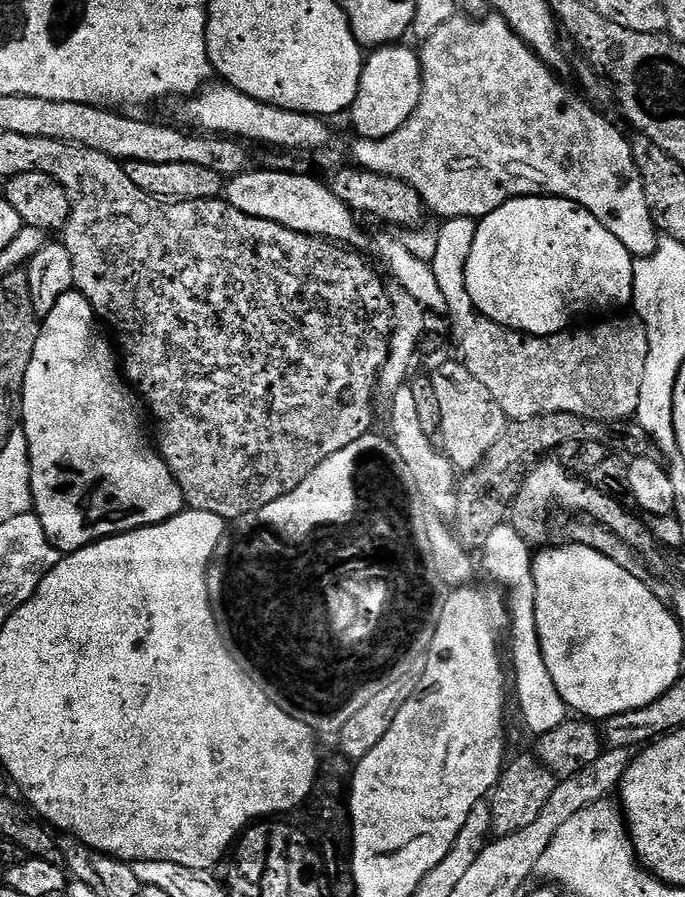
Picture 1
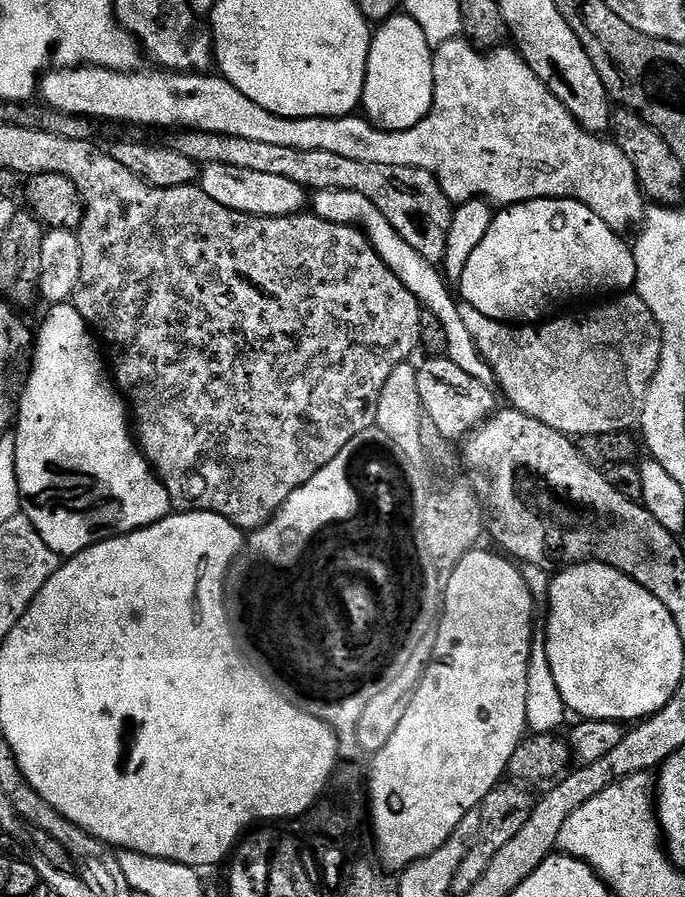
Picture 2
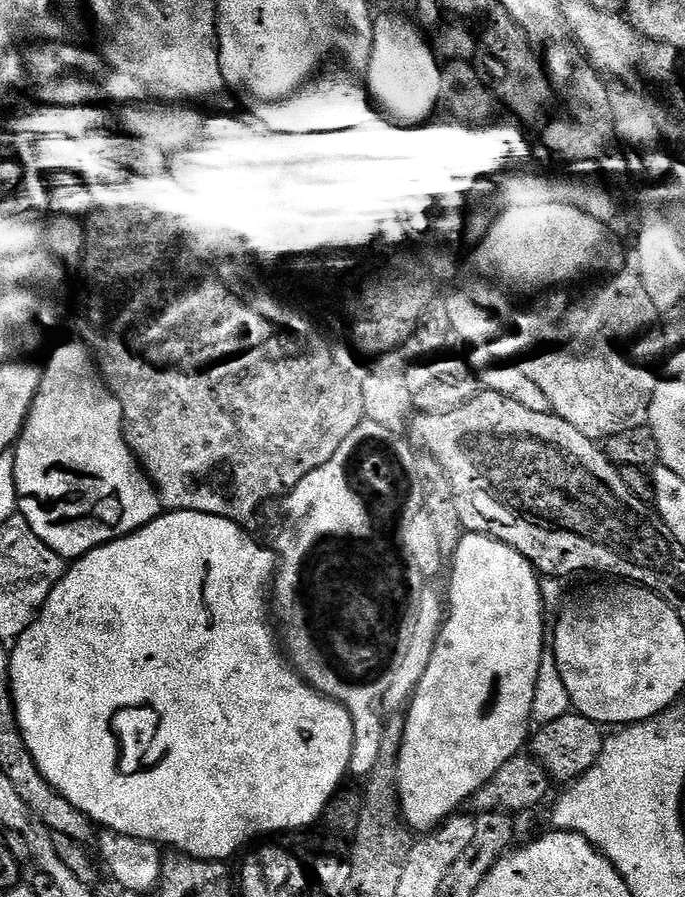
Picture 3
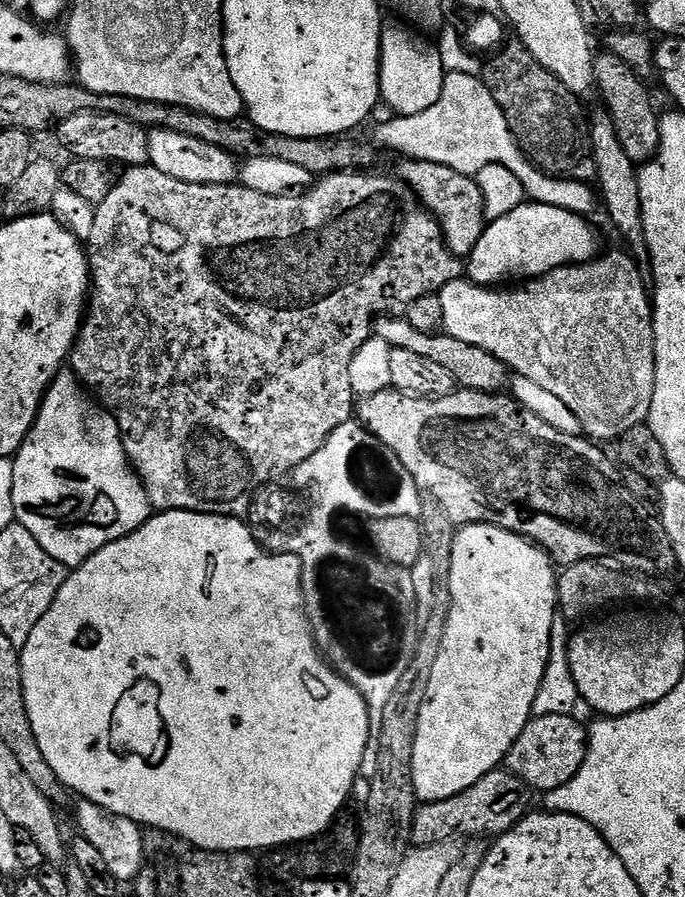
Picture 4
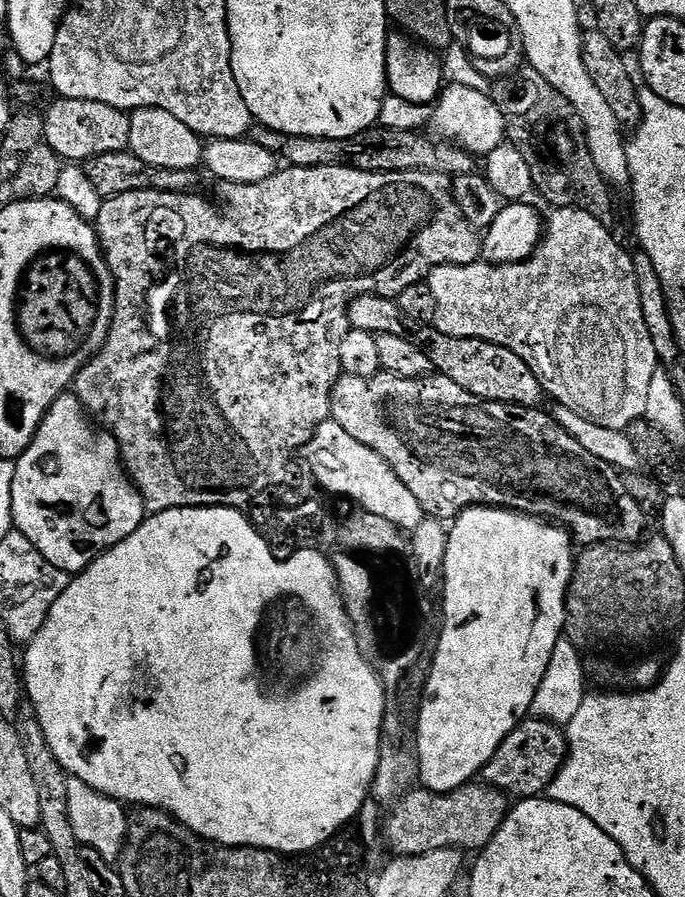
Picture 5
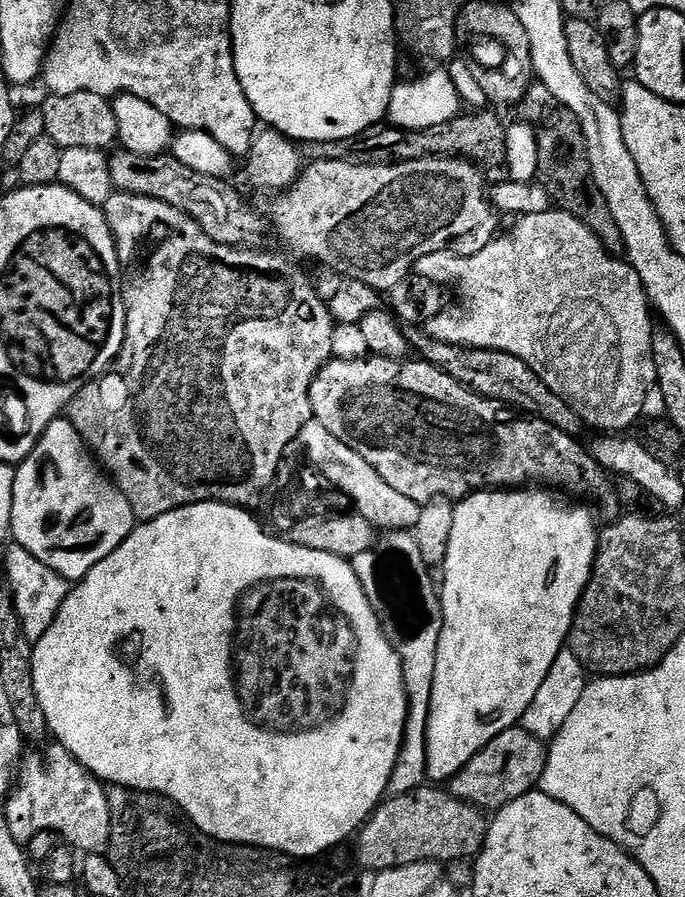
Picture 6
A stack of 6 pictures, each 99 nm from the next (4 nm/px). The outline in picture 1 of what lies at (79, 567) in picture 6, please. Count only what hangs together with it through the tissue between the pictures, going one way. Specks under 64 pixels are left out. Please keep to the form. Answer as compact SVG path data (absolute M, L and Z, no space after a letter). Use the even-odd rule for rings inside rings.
M75 290L64 292L62 298L58 298L58 302L54 302L54 310L50 310L50 314L43 317L34 356L30 361L30 368L26 373L25 380L22 427L26 434L26 442L30 446L32 506L36 517L42 522L42 530L46 530L46 538L64 554L77 552L79 548L96 544L111 536L120 536L124 532L132 532L136 528L148 528L152 524L161 524L185 511L186 508L184 491L178 486L170 466L166 466L166 462L154 447L153 441L149 437L148 440L144 437L144 428L140 425L141 405L138 403L137 393L129 387L122 375L122 368L118 363L113 341L111 339L108 341L96 329L96 324L98 325L98 317L95 310L92 309L90 301L81 292Z

